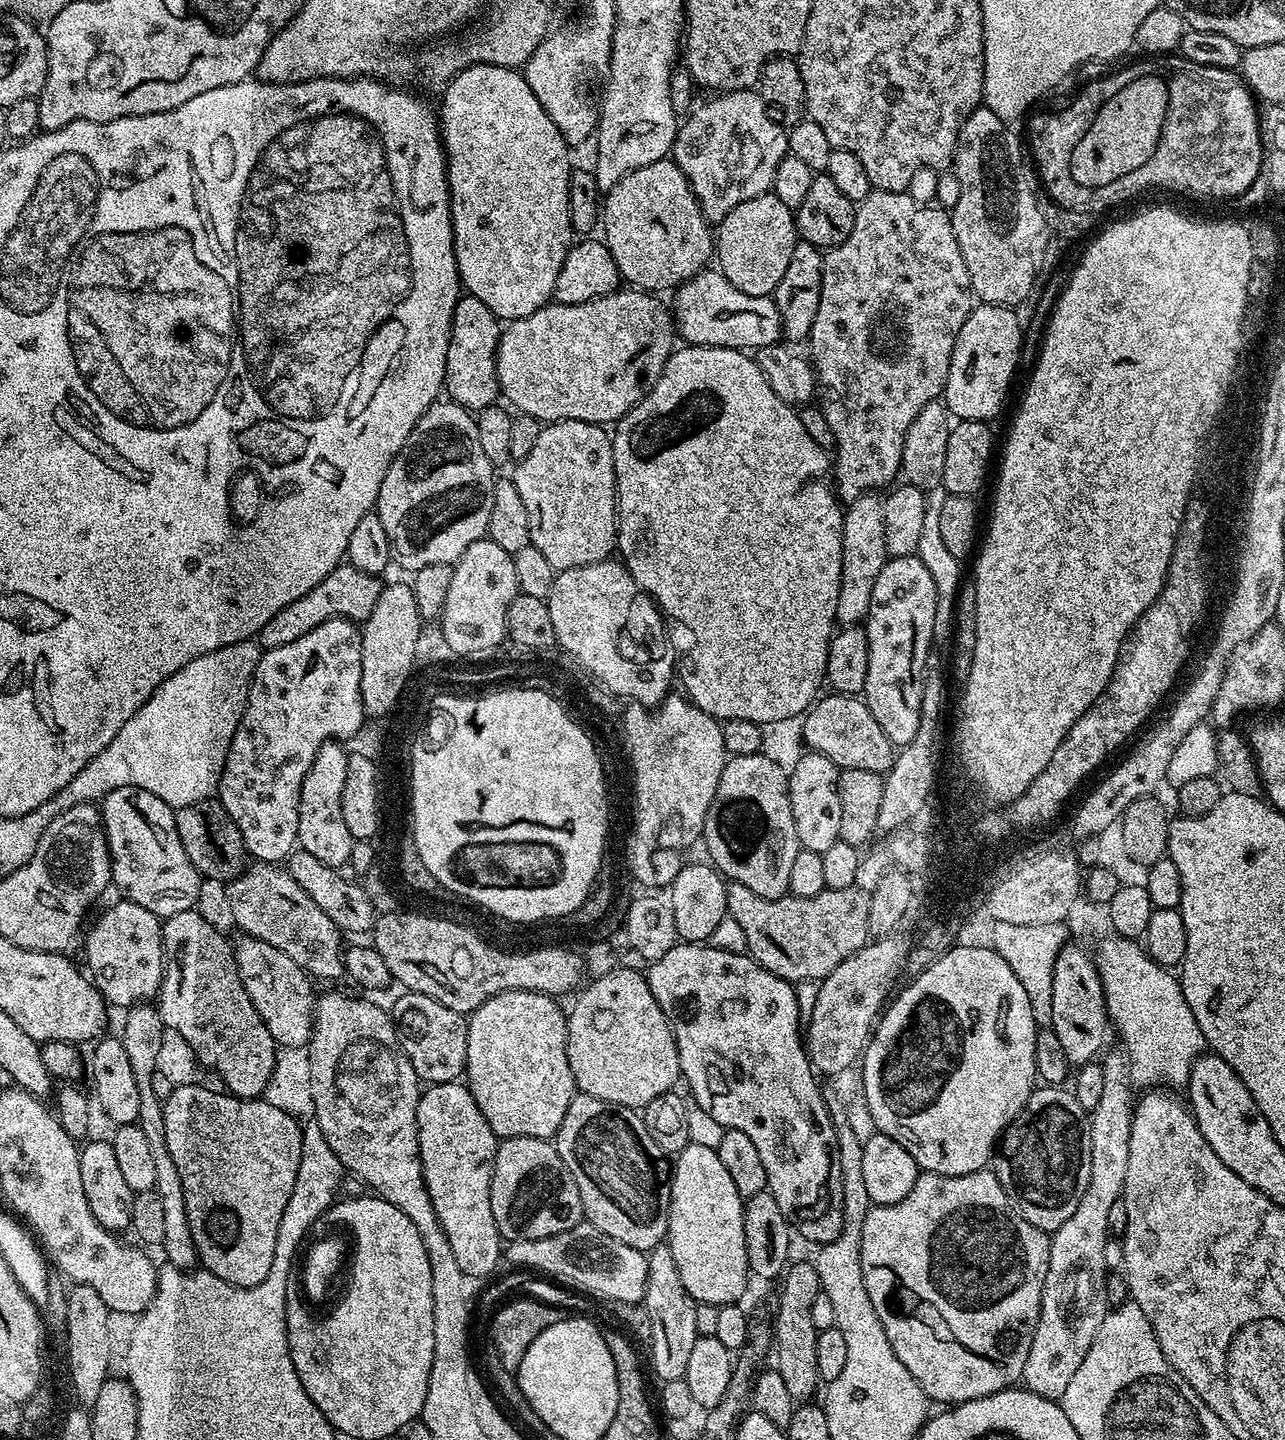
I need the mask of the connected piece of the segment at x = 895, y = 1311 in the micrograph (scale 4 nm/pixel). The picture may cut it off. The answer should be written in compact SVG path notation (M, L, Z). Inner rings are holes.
M981 1170L961 1176L943 1176L937 1172L921 1171L919 1178L914 1182L914 1190L910 1190L910 1194L902 1198L902 1202L877 1204L866 1214L860 1239L862 1282L866 1282L866 1294L870 1294L874 1314L878 1314L882 1330L886 1330L886 1338L890 1338L890 1346L894 1346L898 1362L902 1362L902 1366L906 1366L906 1370L914 1374L914 1378L928 1395L929 1401L936 1403L937 1400L940 1406L955 1406L962 1402L970 1402L974 1398L986 1398L990 1394L1001 1392L1004 1388L1011 1388L1023 1377L1026 1358L1030 1354L1034 1330L1040 1317L1040 1303L1050 1262L1051 1245L1049 1233L1034 1227L1021 1214L992 1170Z

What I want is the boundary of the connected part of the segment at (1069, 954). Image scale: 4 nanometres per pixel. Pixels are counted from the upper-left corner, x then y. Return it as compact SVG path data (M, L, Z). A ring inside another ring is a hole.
M1066 946L1055 962L1052 975L1052 1032L1058 1034L1062 1050L1066 1050L1069 1065L1090 1064L1105 1051L1104 1039L1110 1034L1107 1003L1103 982L1100 981L1096 961L1076 946Z

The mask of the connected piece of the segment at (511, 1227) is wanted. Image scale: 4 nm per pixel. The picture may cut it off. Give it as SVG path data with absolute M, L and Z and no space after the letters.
M509 1136L501 1139L496 1146L494 1170L490 1182L490 1210L494 1210L494 1222L505 1241L537 1240L562 1234L562 1230L571 1230L584 1220L582 1198L570 1170L562 1162L555 1143L542 1138Z

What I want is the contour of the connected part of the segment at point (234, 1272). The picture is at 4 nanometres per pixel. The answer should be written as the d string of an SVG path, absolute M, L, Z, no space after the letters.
M177 1083L172 1089L170 1098L164 1102L164 1121L166 1122L166 1150L170 1150L170 1158L174 1158L174 1166L178 1166L178 1178L182 1178L182 1194L186 1198L186 1218L190 1222L190 1234L194 1234L194 1246L199 1263L213 1276L230 1282L233 1288L253 1288L270 1274L270 1262L274 1262L274 1246L278 1242L278 1222L282 1222L282 1210L286 1210L286 1202L290 1202L290 1193L294 1190L294 1178L298 1178L298 1162L302 1162L301 1121L272 1106L264 1098L245 1098L233 1096L227 1091L215 1092L212 1088L203 1088L200 1084Z

